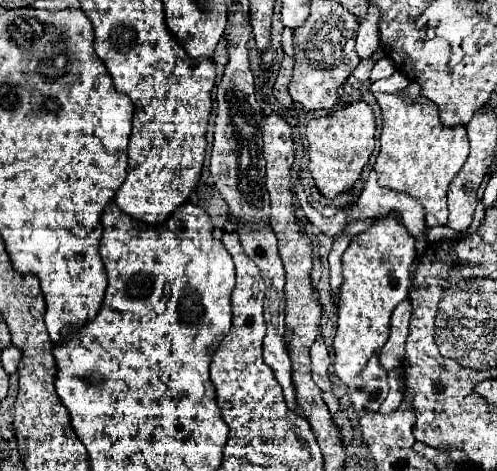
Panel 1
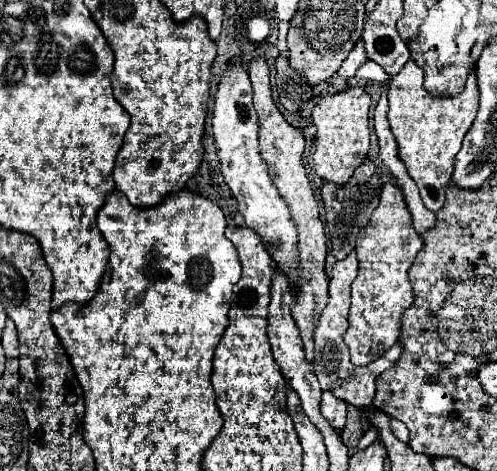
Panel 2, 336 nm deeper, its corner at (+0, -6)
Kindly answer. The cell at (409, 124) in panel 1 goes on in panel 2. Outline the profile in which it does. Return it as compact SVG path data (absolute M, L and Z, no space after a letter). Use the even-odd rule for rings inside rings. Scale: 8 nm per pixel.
M410 59L398 75L392 77L388 87L388 121L398 143L398 157L408 169L408 175L420 189L422 203L430 211L444 207L444 189L454 171L454 157L460 151L462 139L468 133L478 111L476 75L470 73L464 91L456 97L432 97L422 87L422 69Z

